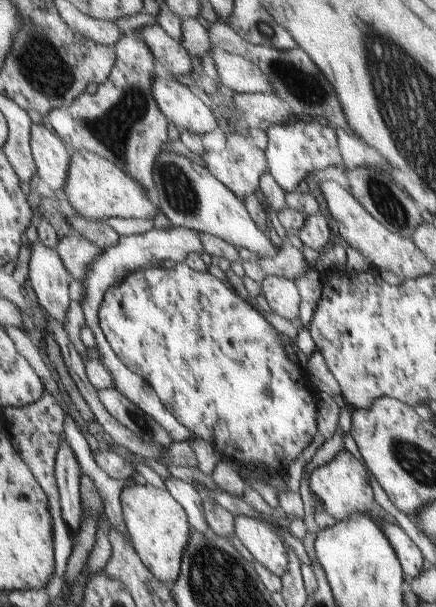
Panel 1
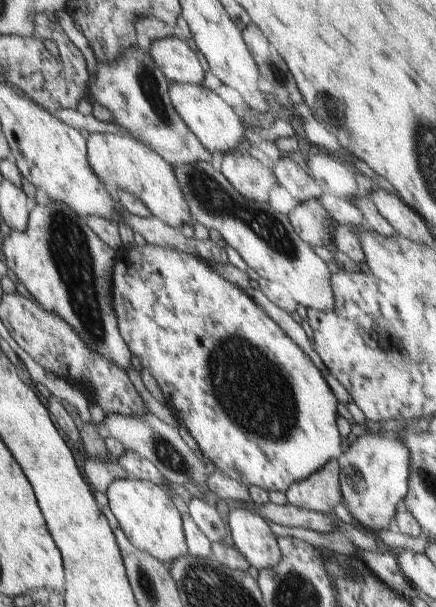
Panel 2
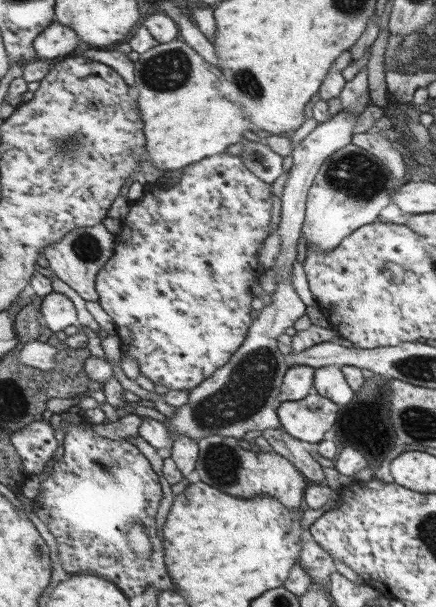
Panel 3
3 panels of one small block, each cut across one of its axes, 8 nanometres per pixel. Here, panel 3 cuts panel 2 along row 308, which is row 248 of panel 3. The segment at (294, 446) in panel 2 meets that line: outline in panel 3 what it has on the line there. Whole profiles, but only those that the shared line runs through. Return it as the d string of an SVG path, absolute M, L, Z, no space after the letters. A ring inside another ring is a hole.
M223 153L186 167L177 185L151 187L146 197L134 202L134 205L136 206L130 206L132 207L130 216L122 219L122 232L116 236L115 255L98 277L97 289L101 293L99 302L119 326L117 334L121 336L126 345L125 352L137 360L143 374L149 376L163 391L193 391L233 360L234 355L244 347L251 328L254 326L254 300L256 300L254 286L260 282L260 278L269 269L260 260L259 252L265 248L267 240L272 236L270 232L270 224L274 218L272 184L262 180L262 177L250 170L241 156Z

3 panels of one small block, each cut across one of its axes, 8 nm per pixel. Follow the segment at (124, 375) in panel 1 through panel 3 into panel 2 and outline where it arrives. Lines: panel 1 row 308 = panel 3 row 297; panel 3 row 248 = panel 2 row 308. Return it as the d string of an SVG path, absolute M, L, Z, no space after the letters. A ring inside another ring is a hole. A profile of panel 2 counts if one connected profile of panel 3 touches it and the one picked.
M52 201L49 205L37 203L33 208L29 230L12 230L5 242L8 267L42 305L49 311L62 315L99 355L111 359L124 370L130 370L133 351L122 334L114 298L116 268L121 251L110 246L90 226L90 216L81 215L69 204Z

